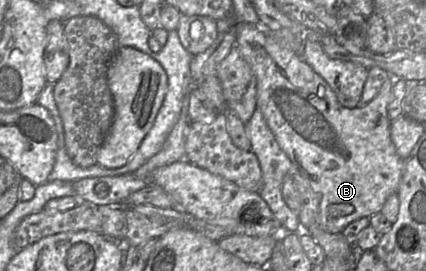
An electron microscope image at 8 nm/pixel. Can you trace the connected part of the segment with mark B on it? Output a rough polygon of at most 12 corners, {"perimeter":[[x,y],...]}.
{"perimeter":[[234,24],[280,148],[342,233],[381,212],[404,159],[395,77],[364,106],[255,24]]}

